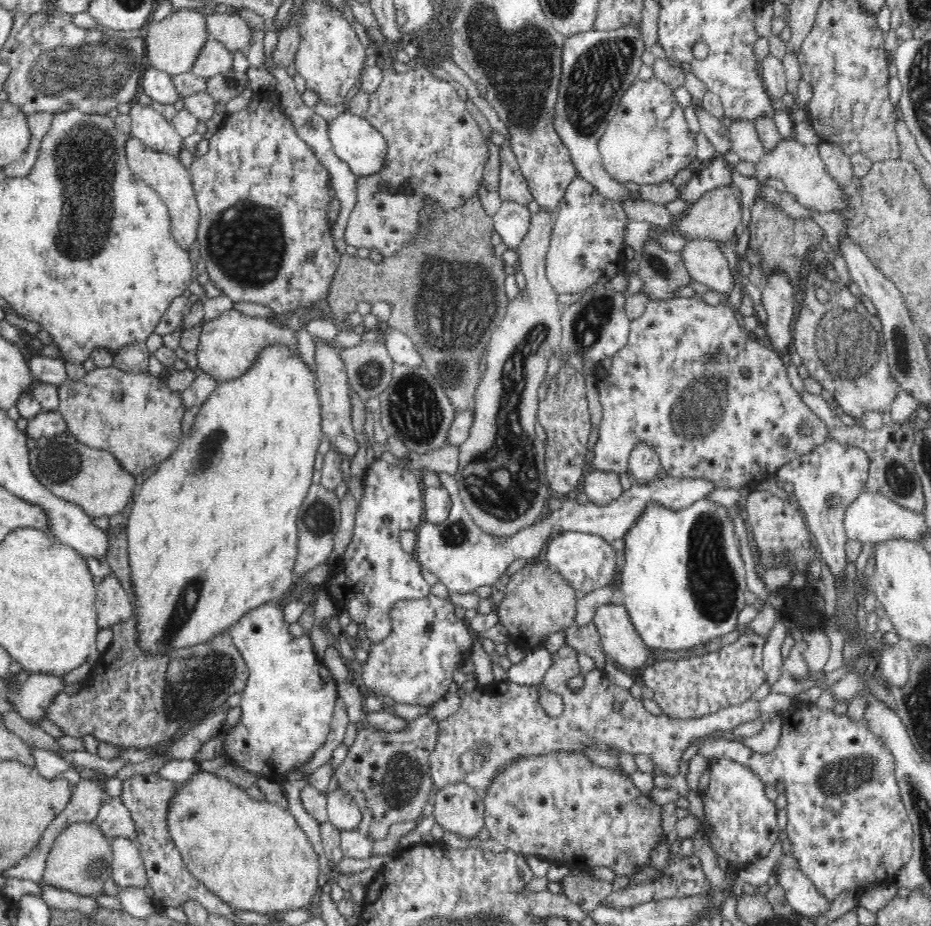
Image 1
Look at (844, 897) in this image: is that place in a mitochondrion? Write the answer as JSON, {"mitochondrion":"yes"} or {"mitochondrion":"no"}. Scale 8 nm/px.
{"mitochondrion":"no"}

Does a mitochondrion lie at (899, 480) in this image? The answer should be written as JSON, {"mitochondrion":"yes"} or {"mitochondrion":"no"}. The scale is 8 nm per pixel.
{"mitochondrion":"yes"}

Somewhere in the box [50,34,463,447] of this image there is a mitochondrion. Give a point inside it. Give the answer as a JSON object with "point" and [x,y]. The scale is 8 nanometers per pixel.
{"point":[87,154]}

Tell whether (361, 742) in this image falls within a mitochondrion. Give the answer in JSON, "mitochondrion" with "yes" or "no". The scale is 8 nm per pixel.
{"mitochondrion":"no"}

